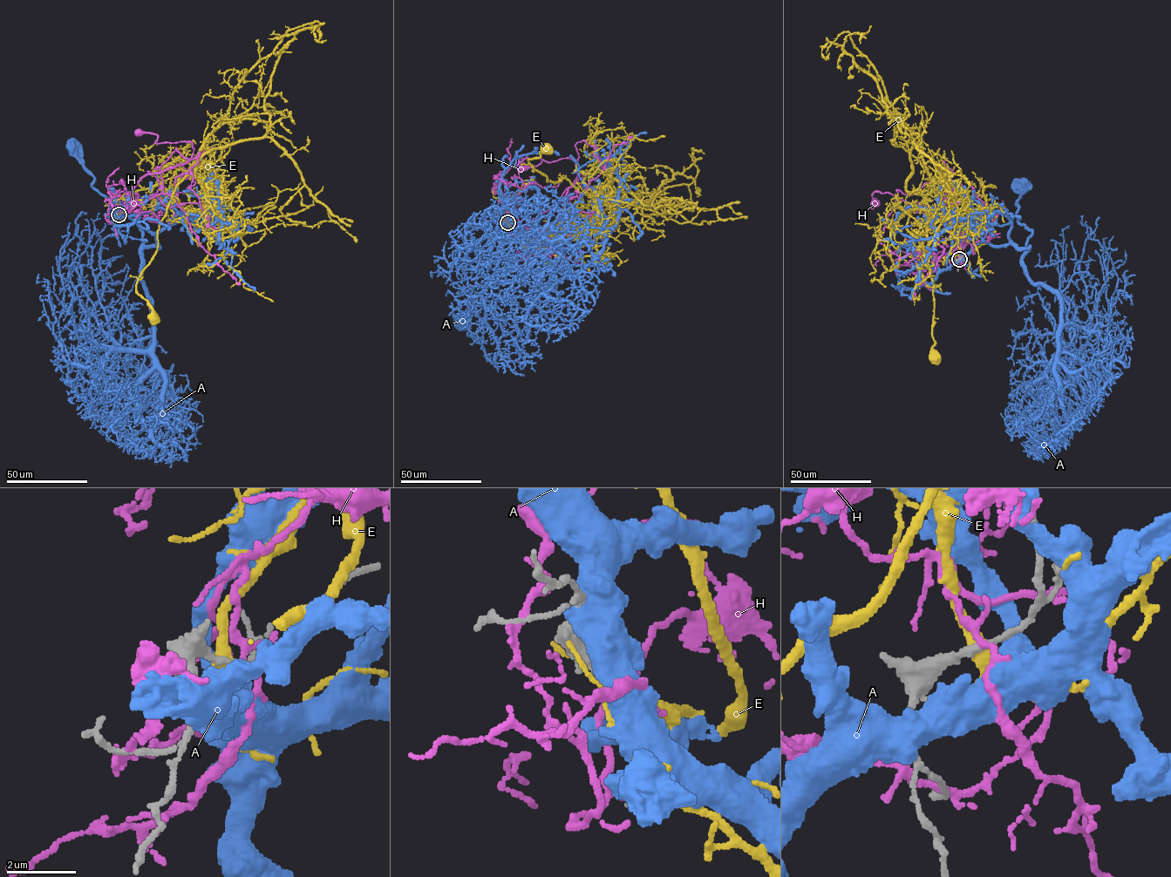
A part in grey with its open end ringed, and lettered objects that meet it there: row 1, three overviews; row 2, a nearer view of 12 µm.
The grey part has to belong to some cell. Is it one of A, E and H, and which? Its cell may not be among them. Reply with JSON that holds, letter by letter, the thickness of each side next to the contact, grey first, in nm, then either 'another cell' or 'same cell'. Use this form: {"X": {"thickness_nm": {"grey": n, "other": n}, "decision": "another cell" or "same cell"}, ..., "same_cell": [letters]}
{"A": {"thickness_nm": {"grey": 170, "other": 550}, "decision": "another cell"}, "E": {"thickness_nm": {"grey": 190, "other": 320}, "decision": "same cell"}, "H": {"thickness_nm": {"grey": 190, "other": 160}, "decision": "another cell"}, "same_cell": ["E"]}

